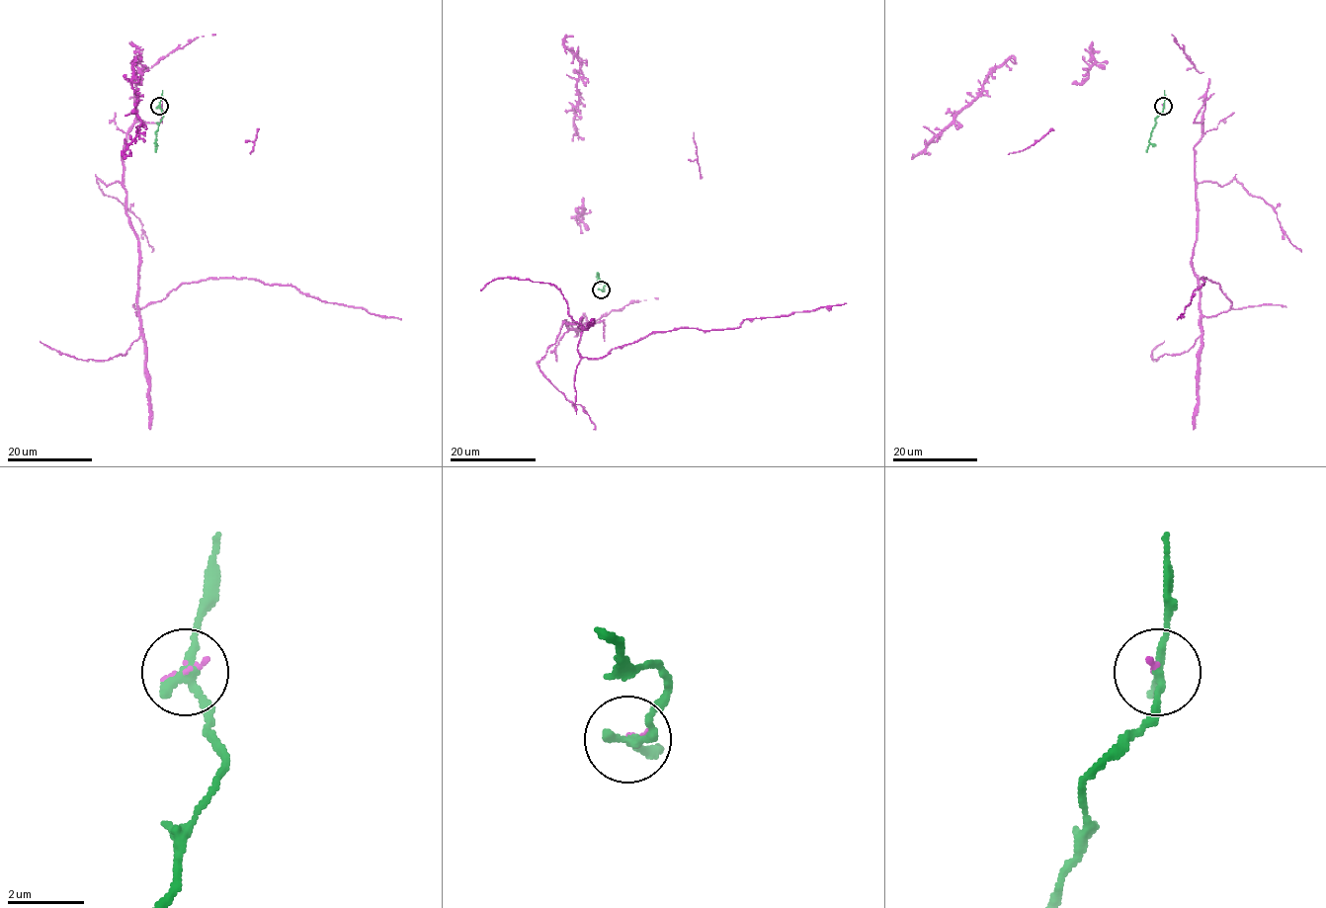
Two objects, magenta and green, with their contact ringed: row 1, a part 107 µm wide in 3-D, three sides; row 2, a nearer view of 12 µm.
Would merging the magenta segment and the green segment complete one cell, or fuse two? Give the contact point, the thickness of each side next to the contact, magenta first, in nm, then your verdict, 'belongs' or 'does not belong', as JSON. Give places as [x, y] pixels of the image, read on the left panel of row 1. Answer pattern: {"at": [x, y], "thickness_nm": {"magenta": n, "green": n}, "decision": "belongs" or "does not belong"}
{"at": [159, 106], "thickness_nm": {"magenta": 80, "green": 240}, "decision": "does not belong"}

